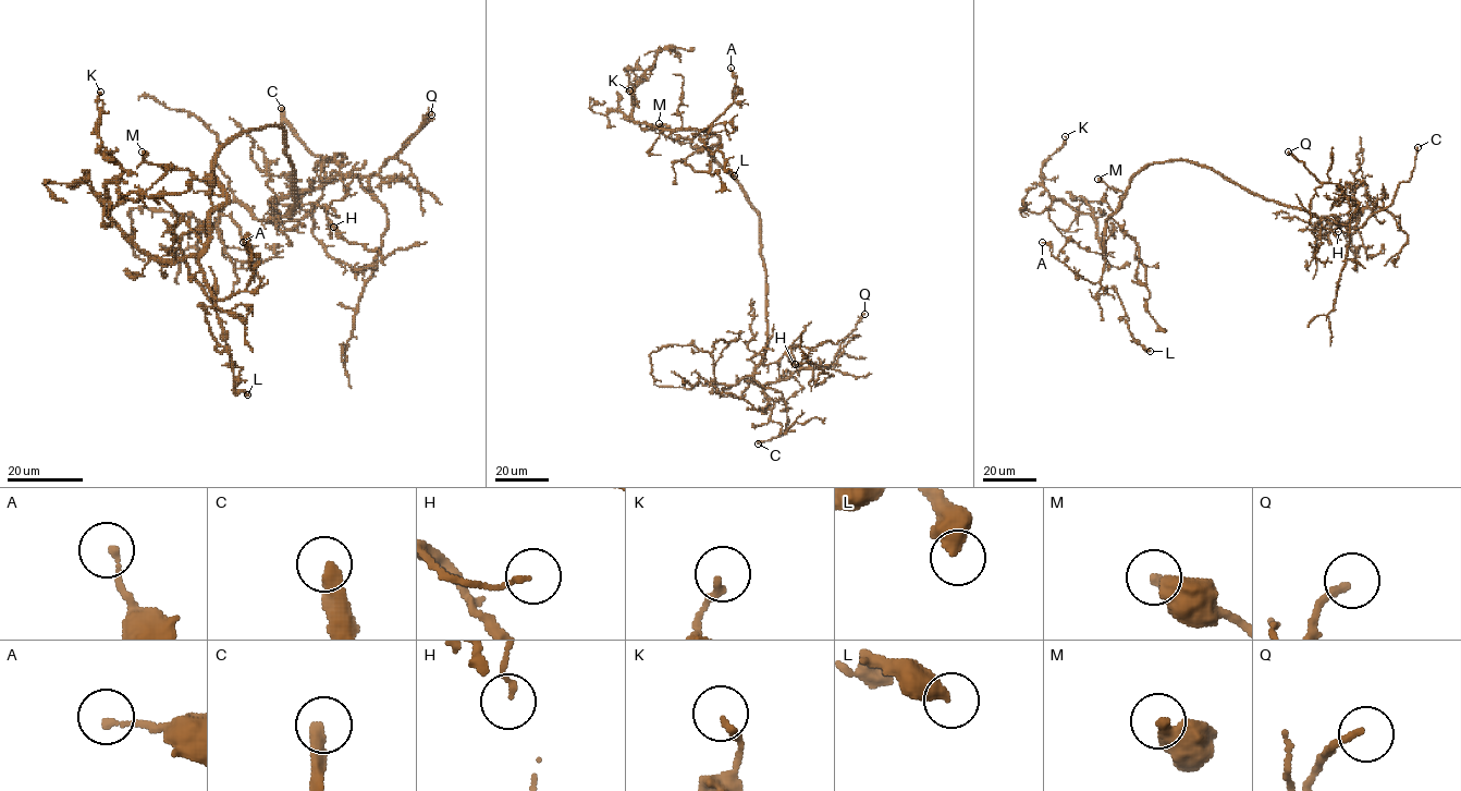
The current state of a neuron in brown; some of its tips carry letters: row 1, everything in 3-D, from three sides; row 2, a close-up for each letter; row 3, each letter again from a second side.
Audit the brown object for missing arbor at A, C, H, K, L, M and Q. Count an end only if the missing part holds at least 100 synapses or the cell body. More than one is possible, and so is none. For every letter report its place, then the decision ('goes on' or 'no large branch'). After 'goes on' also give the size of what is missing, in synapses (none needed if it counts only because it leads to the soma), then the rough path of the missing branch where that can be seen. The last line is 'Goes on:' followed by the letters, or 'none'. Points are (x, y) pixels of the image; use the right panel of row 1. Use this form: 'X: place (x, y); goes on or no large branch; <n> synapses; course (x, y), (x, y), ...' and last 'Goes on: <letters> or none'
A: place (1042, 242); no large branch
C: place (1417, 147); goes on; course (1417, 147), (1419, 140), (1425, 140), (1441, 125), (1459, 121)
H: place (1338, 231); no large branch
K: place (1065, 136); no large branch
L: place (1150, 351); no large branch
M: place (1097, 179); no large branch
Q: place (1288, 151); no large branch
Goes on: C

